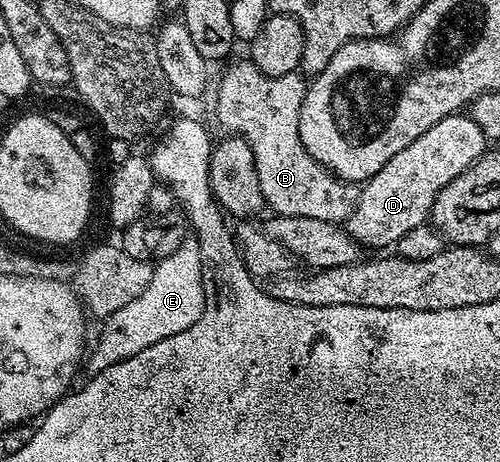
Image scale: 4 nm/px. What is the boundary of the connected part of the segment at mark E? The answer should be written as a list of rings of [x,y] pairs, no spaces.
[[[189,235],[175,251],[171,251],[171,255],[153,265],[151,283],[147,283],[143,295],[131,299],[127,307],[119,307],[119,311],[104,318],[102,325],[105,326],[84,358],[84,372],[86,369],[89,375],[102,373],[123,359],[131,359],[131,355],[139,355],[143,347],[151,347],[151,343],[159,343],[159,339],[187,331],[187,327],[191,327],[204,311],[206,296],[207,269],[201,260],[196,236]]]

